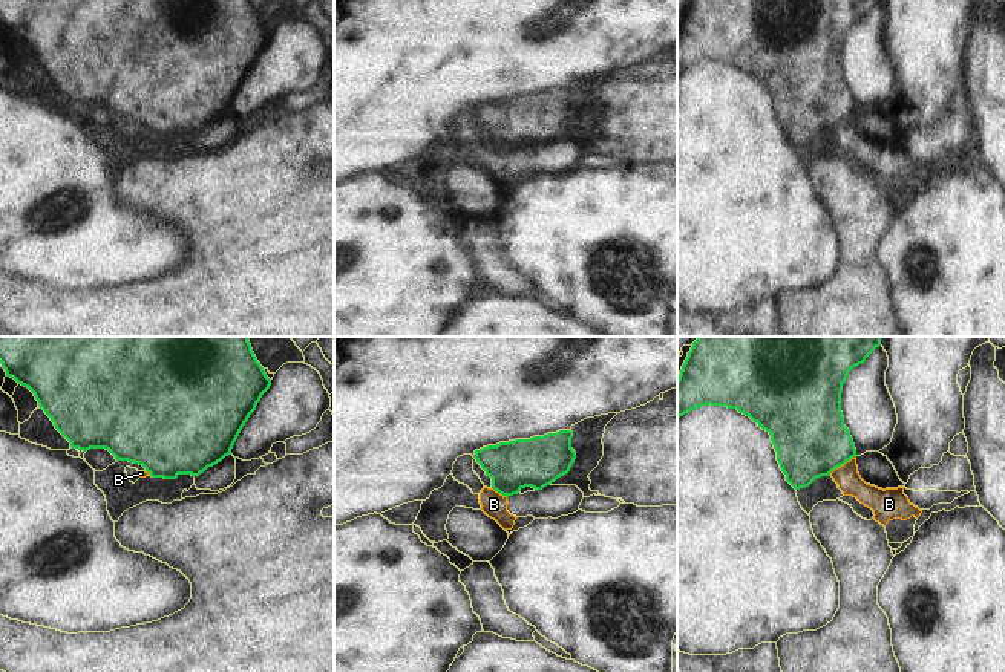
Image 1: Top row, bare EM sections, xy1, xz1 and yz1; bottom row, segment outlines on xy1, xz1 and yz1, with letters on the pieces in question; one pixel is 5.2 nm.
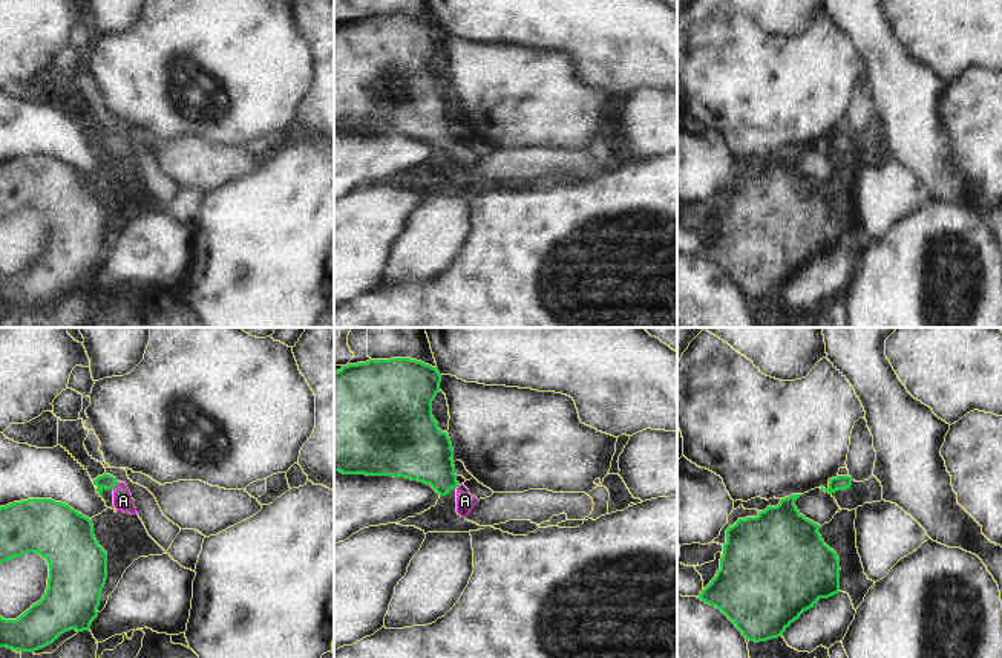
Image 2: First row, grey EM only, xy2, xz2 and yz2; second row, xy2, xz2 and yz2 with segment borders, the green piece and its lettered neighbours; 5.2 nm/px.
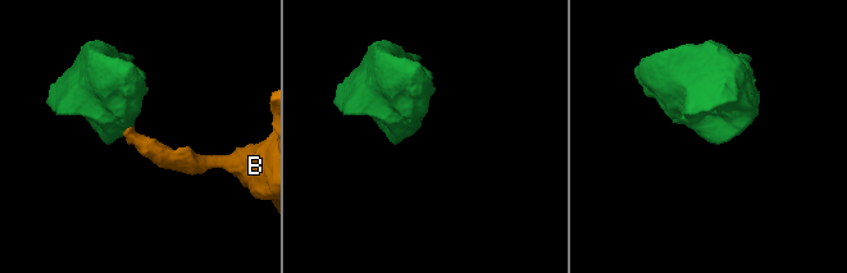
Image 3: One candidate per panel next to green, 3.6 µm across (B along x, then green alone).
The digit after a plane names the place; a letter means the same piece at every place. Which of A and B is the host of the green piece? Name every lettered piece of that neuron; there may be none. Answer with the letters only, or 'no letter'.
A

